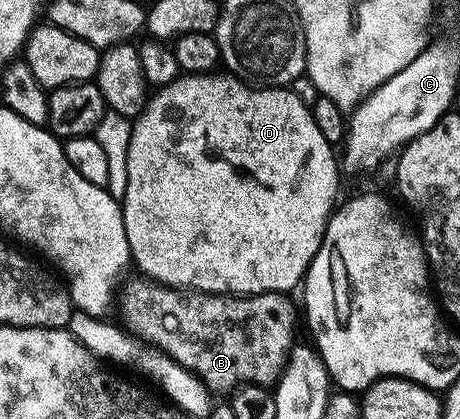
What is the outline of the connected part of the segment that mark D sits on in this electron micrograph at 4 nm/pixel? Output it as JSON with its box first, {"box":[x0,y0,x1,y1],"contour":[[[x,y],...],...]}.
{"box":[120,71,342,297],"contour":[[[228,71],[179,75],[154,93],[157,94],[146,100],[145,110],[132,118],[131,143],[127,147],[127,191],[120,198],[132,264],[137,264],[145,272],[142,274],[157,284],[182,291],[251,297],[255,293],[288,294],[289,289],[296,285],[298,288],[304,282],[311,259],[315,259],[323,243],[325,228],[338,204],[337,188],[341,185],[342,173],[338,154],[337,157],[333,154],[336,153],[335,146],[323,139],[323,131],[319,131],[315,123],[312,108],[305,105],[292,88],[254,87]]]}

